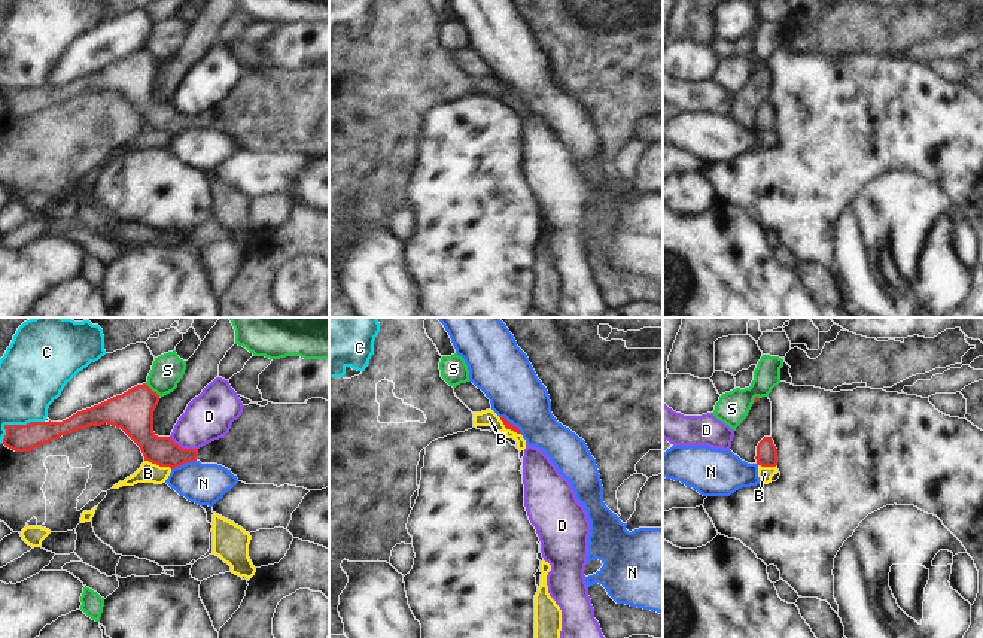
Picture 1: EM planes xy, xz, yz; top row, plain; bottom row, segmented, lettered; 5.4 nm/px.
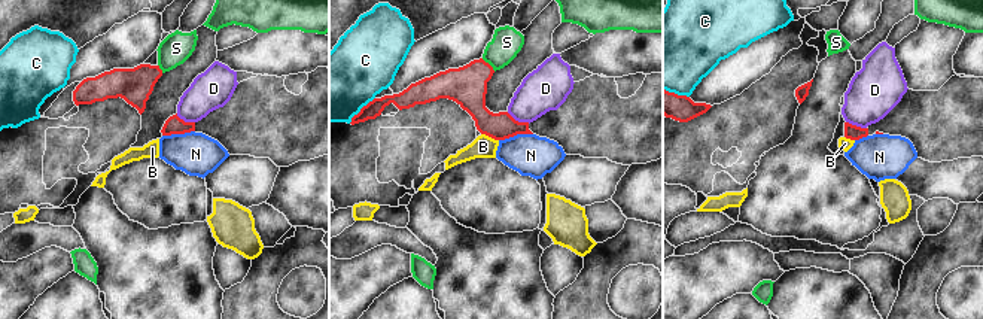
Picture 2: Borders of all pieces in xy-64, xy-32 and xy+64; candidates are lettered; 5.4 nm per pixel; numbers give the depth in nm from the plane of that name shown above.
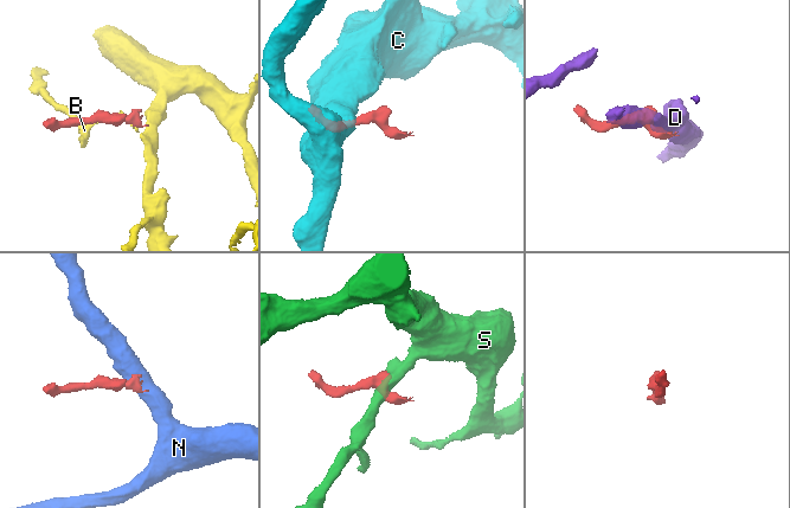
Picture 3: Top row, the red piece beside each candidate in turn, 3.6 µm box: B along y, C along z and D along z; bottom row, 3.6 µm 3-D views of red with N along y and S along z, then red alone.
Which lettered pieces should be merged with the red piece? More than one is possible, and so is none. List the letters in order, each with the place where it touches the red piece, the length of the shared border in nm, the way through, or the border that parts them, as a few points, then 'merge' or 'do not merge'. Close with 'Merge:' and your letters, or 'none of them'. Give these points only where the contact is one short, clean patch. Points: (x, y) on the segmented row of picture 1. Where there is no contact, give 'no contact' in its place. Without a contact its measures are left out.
B: meets red in xy at (158, 464); contact 160 nm long; border along xy (145, 459), (172, 468); do not merge
C: meets red in xy at (15, 425); contact 260 nm long; do not merge
D: meets red in xy at (183, 449); contact 170 nm long; border along xy (170, 436), (182, 447), (197, 449); do not merge
N: meets red in xy at (183, 462); contact 150 nm long; border along xy (195, 459), (176, 465), (172, 470); do not merge
S: meets red in xy at (151, 389); contact 110 nm long; border along xy (145, 383), (160, 395); do not merge
Merge: none of them

